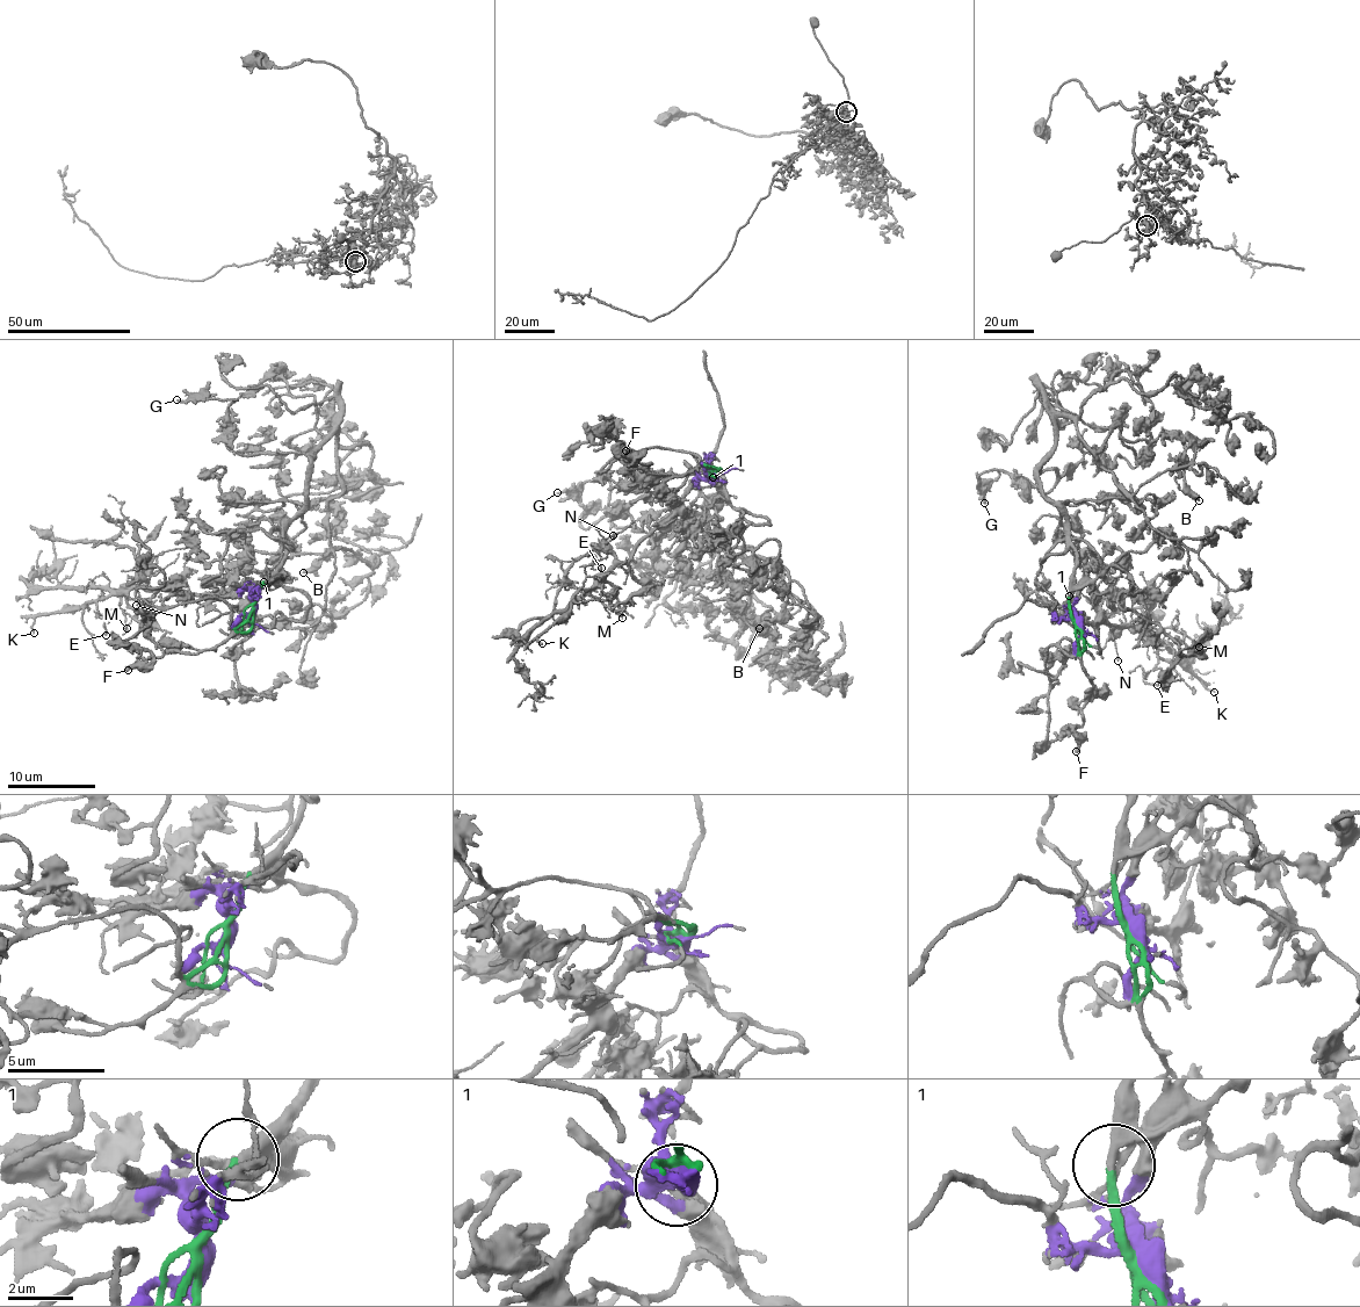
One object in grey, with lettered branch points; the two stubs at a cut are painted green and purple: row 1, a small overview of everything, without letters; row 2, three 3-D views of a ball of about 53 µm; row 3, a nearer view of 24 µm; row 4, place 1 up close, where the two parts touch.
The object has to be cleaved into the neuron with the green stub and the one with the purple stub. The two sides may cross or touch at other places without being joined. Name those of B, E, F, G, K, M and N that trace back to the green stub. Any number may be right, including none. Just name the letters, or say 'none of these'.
B, F, G

